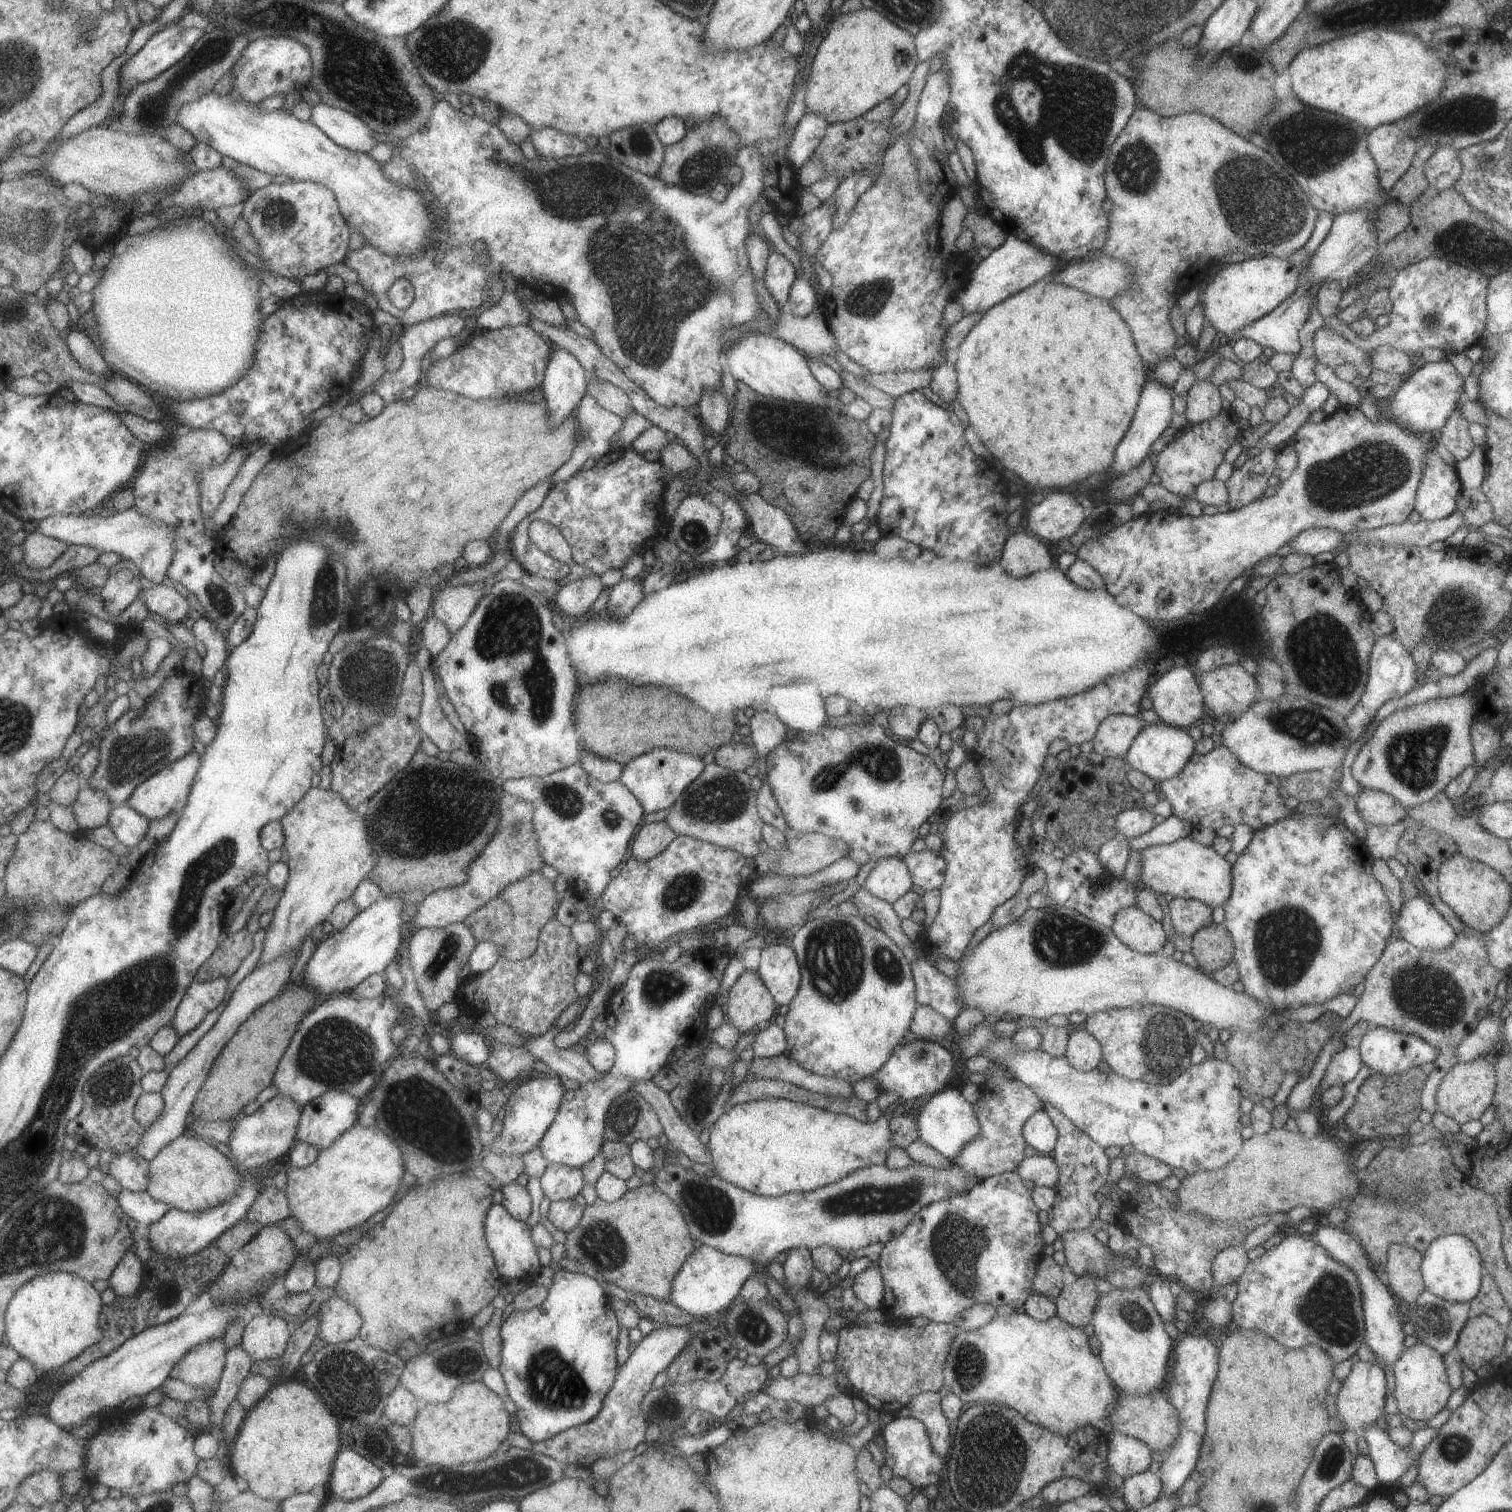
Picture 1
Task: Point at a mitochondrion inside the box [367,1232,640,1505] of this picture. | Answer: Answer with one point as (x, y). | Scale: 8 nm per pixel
(511, 1475)

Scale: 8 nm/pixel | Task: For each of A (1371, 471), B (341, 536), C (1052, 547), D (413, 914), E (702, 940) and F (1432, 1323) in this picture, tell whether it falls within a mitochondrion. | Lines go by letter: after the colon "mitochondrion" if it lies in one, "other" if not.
A: mitochondrion
B: mitochondrion
C: other
D: other
E: other
F: mitochondrion

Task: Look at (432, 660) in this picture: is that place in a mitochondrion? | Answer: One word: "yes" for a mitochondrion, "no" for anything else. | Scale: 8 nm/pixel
no

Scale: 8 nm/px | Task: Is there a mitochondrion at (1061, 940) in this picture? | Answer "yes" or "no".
yes

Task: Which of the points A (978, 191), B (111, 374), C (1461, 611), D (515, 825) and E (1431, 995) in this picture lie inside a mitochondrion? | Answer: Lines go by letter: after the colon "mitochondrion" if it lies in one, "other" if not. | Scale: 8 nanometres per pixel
A: other
B: other
C: mitochondrion
D: mitochondrion
E: mitochondrion

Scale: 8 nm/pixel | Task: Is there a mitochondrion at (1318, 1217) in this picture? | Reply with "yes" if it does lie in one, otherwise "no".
no

